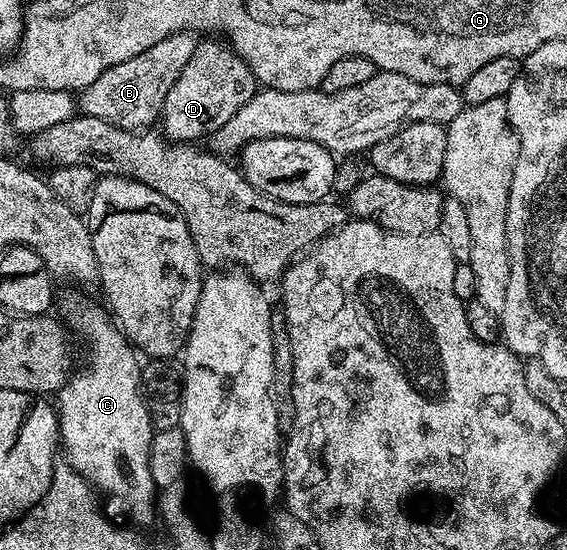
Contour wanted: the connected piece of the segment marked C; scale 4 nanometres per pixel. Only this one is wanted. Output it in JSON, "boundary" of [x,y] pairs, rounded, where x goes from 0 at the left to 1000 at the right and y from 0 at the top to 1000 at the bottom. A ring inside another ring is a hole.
{"boundary":[[[136,551],[122,565],[120,593],[143,602],[152,627],[157,629],[159,653],[152,675],[143,675],[138,682],[136,676],[123,680],[122,691],[99,713],[97,745],[104,771],[104,805],[120,842],[187,909],[199,907],[201,925],[210,935],[222,936],[235,949],[229,953],[249,955],[242,951],[263,951],[273,944],[273,931],[280,922],[280,889],[266,867],[263,851],[263,825],[273,778],[259,751],[256,725],[249,720],[250,662],[242,660],[243,647],[228,618],[196,585],[194,567],[173,551]]]}

